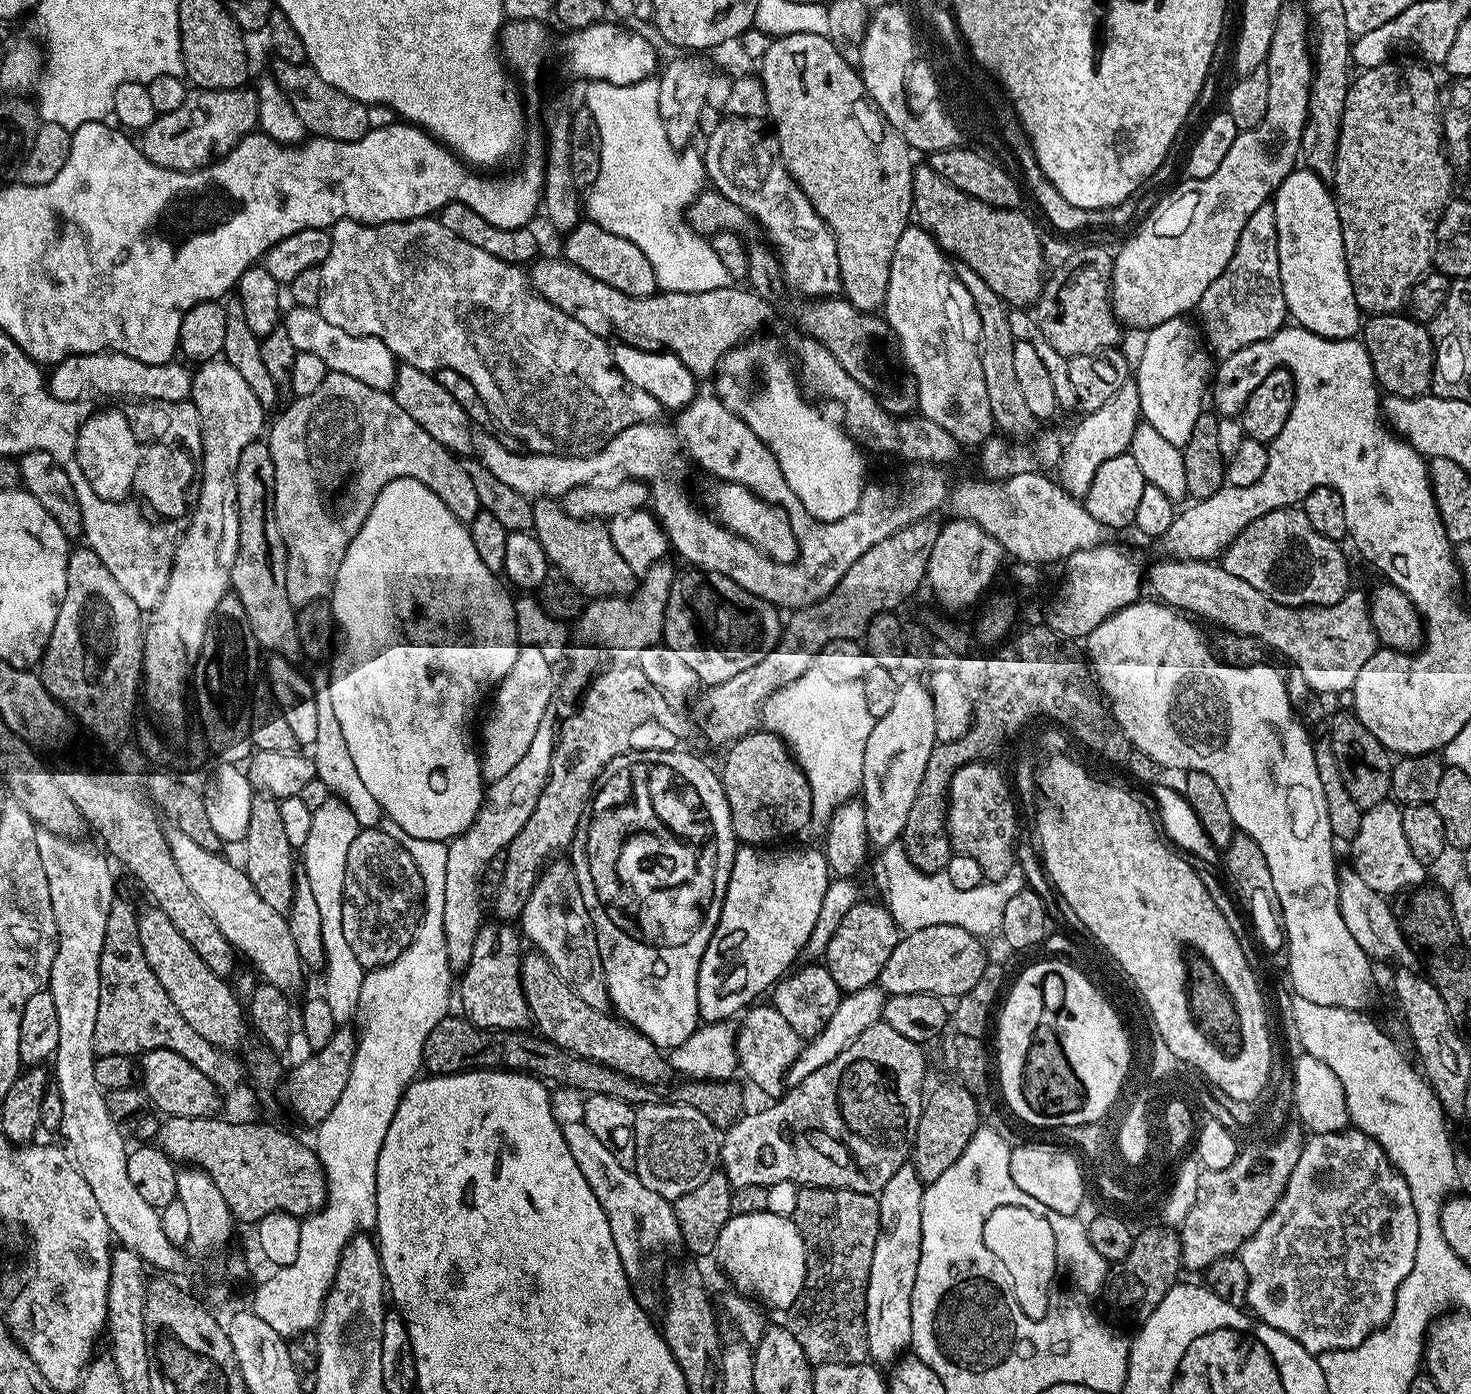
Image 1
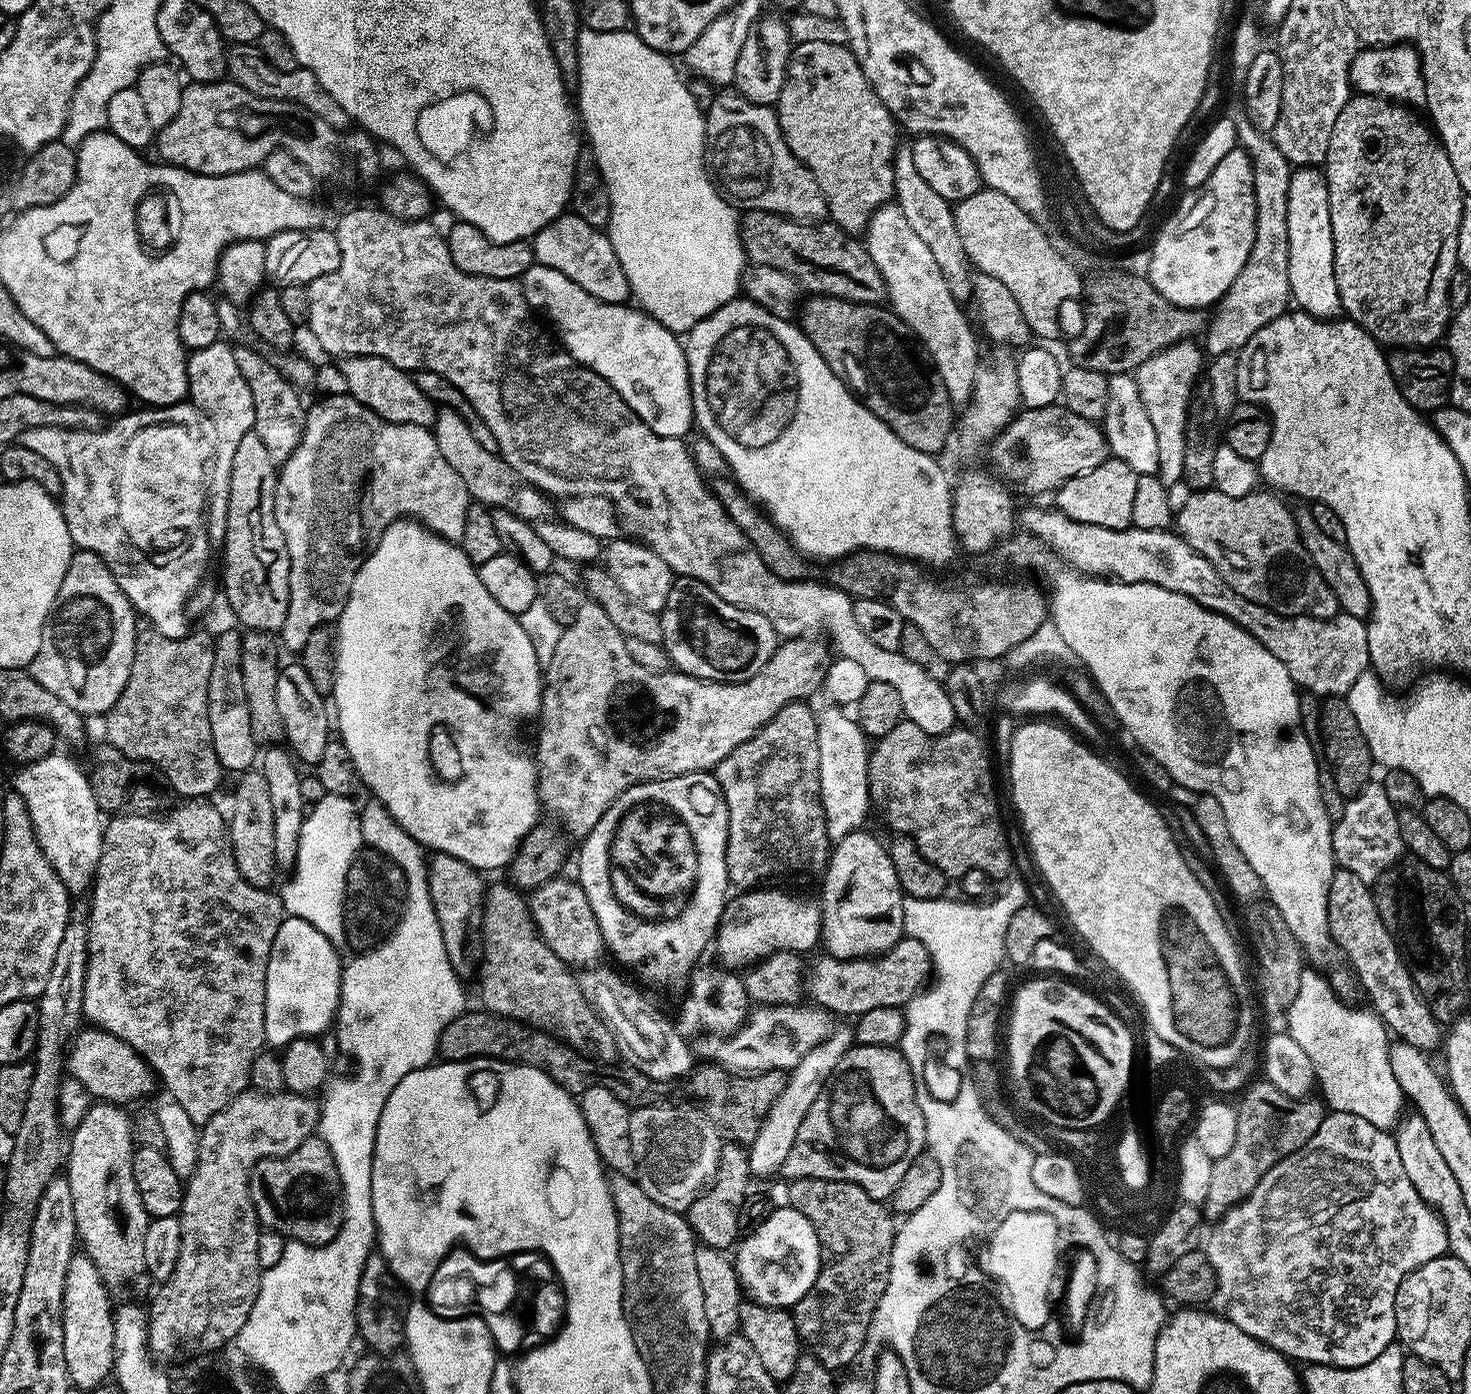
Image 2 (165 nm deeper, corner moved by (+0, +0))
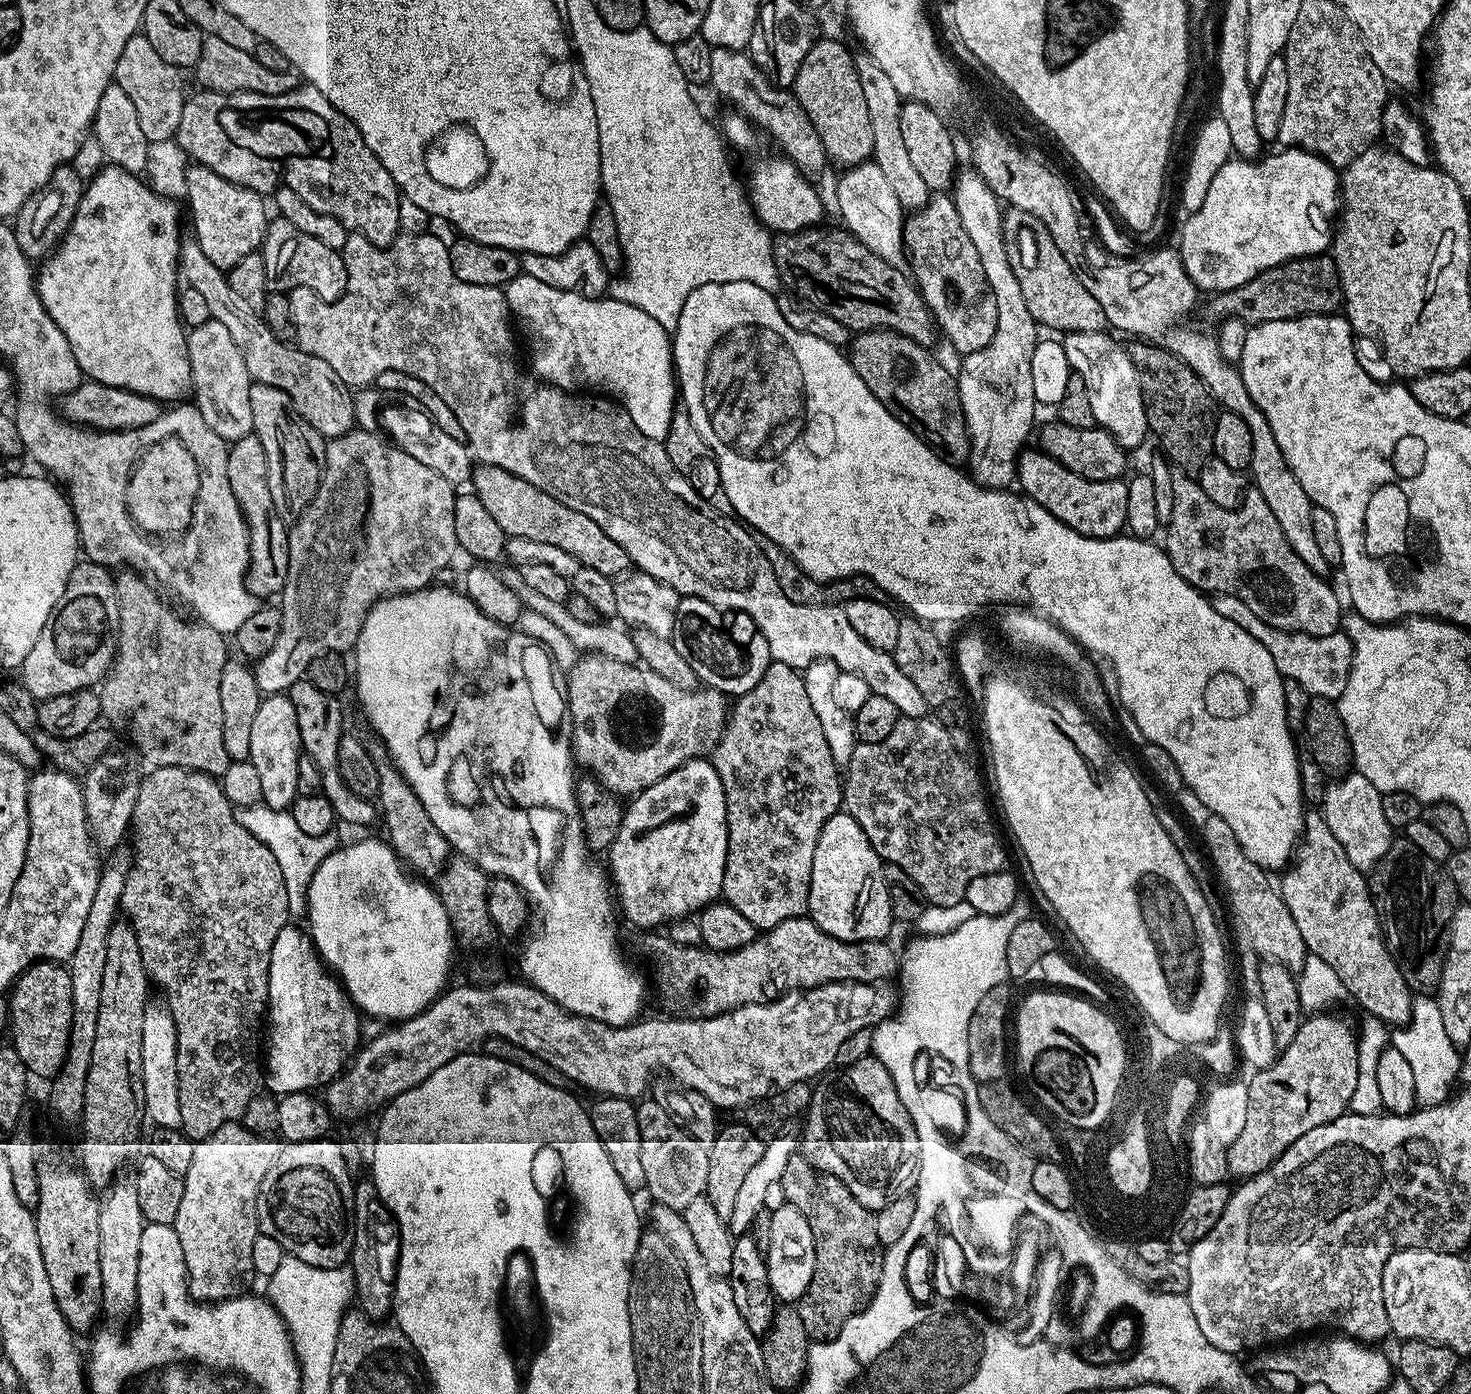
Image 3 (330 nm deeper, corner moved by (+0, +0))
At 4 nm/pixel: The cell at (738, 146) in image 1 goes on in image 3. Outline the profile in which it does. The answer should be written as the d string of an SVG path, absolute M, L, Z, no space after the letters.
M713 47L710 54L710 63L712 71L711 91L714 90L724 100L729 100L733 104L735 111L739 115L744 116L757 129L766 131L772 135L772 140L777 144L779 151L783 153L787 159L791 160L792 165L799 170L804 176L809 178L817 178L824 172L824 164L829 163L826 150L822 146L822 138L818 138L818 130L814 130L814 126L810 122L810 118L806 114L806 110L802 110L802 106L798 102L795 91L786 88L777 88L768 75L759 68L748 55L747 51L738 49L715 48Z

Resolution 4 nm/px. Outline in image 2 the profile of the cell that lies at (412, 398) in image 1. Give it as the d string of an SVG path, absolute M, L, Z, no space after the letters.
M443 407L436 415L432 433L442 458L450 463L466 483L468 495L473 501L492 509L510 510L516 517L529 522L549 519L553 515L554 504L553 508L551 504L553 501L539 488L526 482L500 453L492 452L482 446L469 424L457 411Z

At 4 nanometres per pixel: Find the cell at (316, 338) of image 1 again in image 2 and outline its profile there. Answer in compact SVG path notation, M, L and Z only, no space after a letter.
M349 356L343 361L342 369L351 396L374 410L382 419L395 424L417 424L423 428L435 423L438 412L434 401L418 390L415 379L405 369L377 356Z

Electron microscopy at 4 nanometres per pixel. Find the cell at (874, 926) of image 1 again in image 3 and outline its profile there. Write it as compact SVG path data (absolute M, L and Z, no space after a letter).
M846 811L834 813L818 834L810 878L807 915L826 934L846 942L884 940L894 927L892 903L886 890L885 863L870 846L866 830Z

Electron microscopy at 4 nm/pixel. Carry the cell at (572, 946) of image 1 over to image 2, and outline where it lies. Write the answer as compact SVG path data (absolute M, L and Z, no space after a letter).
M589 966L579 973L580 989L586 1002L612 1031L619 1059L627 1067L646 1074L654 1082L683 1081L694 1067L692 1052L684 1036L642 993L605 966Z

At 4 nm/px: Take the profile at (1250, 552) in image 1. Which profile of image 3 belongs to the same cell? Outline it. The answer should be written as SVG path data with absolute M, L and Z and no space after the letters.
M1173 467L1174 510L1166 525L1168 544L1166 551L1174 570L1182 574L1186 583L1199 588L1205 594L1223 594L1237 596L1262 618L1262 622L1270 622L1278 630L1301 632L1312 636L1322 636L1325 632L1338 632L1342 628L1342 612L1339 612L1340 600L1336 592L1327 583L1325 577L1319 576L1286 542L1286 534L1282 534L1282 526L1278 526L1278 518L1274 518L1266 498L1258 494L1255 486L1249 487L1237 508L1214 506L1206 494L1202 494L1199 483L1189 473Z

